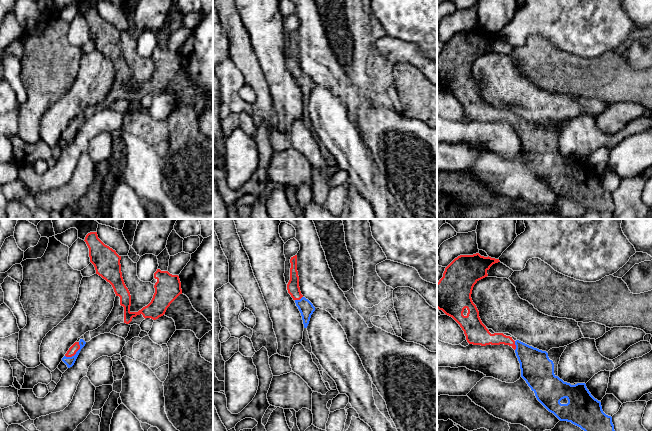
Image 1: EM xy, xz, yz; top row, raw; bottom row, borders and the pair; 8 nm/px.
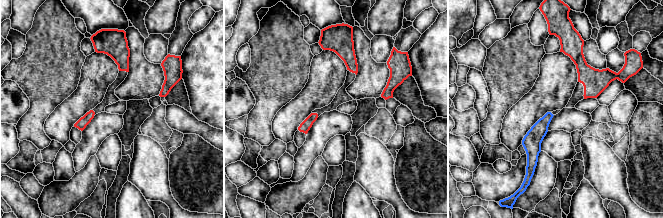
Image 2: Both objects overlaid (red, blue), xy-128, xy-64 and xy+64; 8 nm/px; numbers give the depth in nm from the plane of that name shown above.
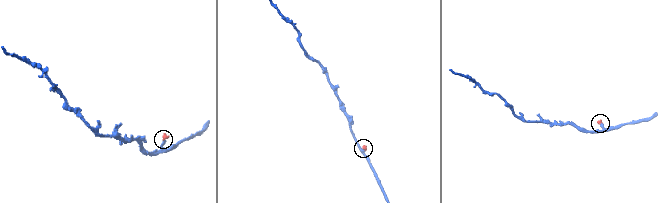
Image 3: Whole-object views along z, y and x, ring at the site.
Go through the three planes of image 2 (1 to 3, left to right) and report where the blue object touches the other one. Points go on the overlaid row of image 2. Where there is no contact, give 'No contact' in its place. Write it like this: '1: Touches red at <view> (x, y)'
1: No contact
2: No contact
3: No contact

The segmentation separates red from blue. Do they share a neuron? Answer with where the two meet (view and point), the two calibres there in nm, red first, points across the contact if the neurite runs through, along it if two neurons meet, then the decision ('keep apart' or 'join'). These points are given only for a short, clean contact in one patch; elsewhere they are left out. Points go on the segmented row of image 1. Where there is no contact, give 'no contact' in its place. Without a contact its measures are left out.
contact xy (76, 351); calibres 70 and 80 nm; way xy (75, 347), (76, 351), (69, 361); join

